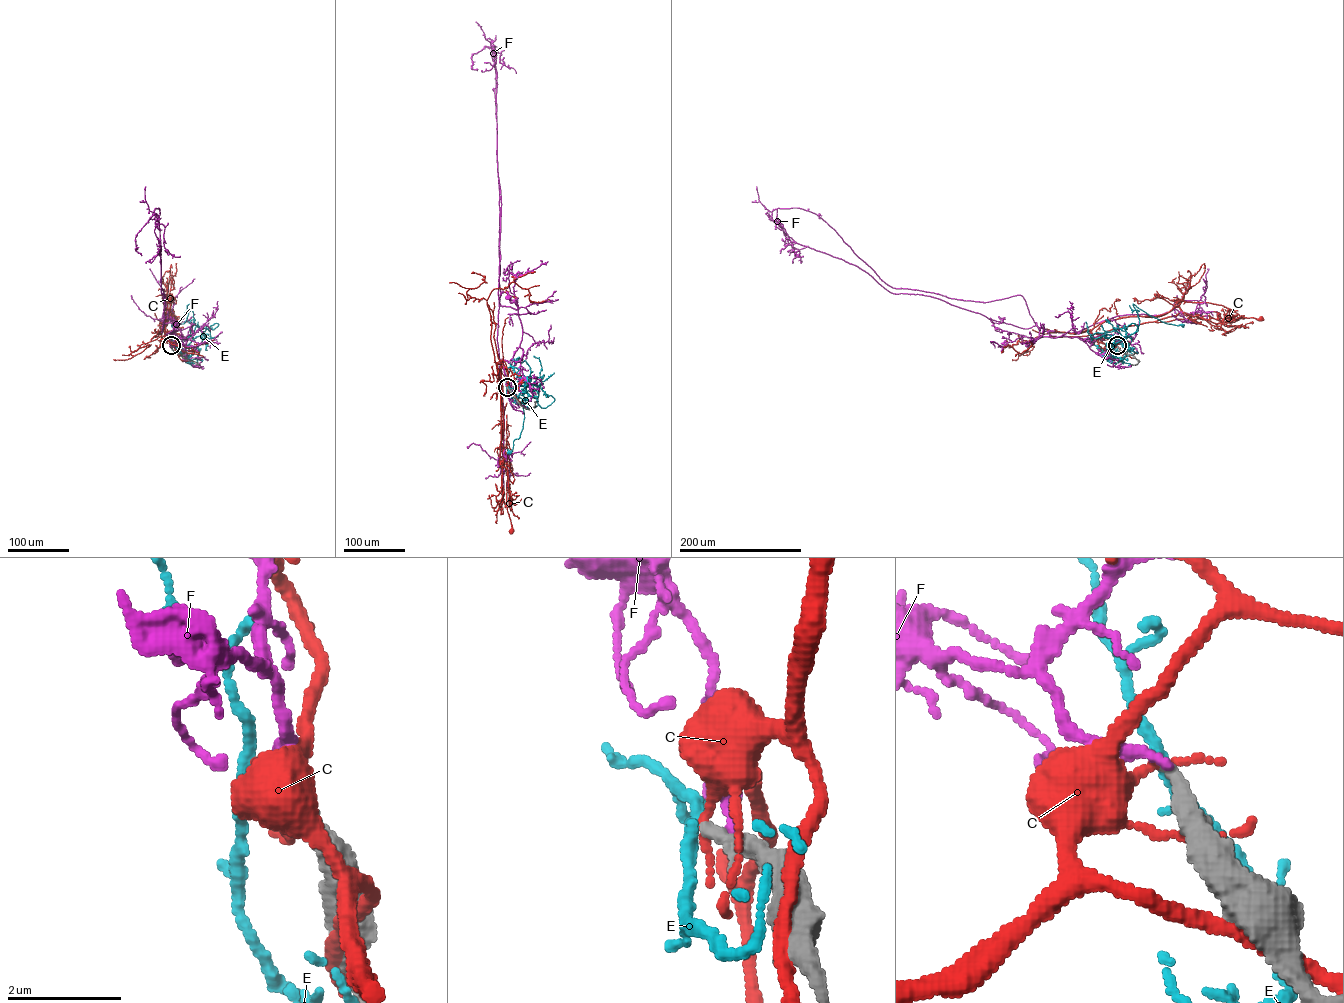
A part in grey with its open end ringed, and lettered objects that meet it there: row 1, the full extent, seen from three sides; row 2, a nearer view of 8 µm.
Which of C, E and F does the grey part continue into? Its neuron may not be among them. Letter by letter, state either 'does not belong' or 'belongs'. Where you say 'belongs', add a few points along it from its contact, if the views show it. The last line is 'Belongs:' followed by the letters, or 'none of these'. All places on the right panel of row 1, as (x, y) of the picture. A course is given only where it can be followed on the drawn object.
C: does not belong
E: does not belong
F: belongs; it runs (1117, 345), (1115, 336), (1101, 334), (1088, 339), (1039, 337), (1027, 346)
Belongs: F

